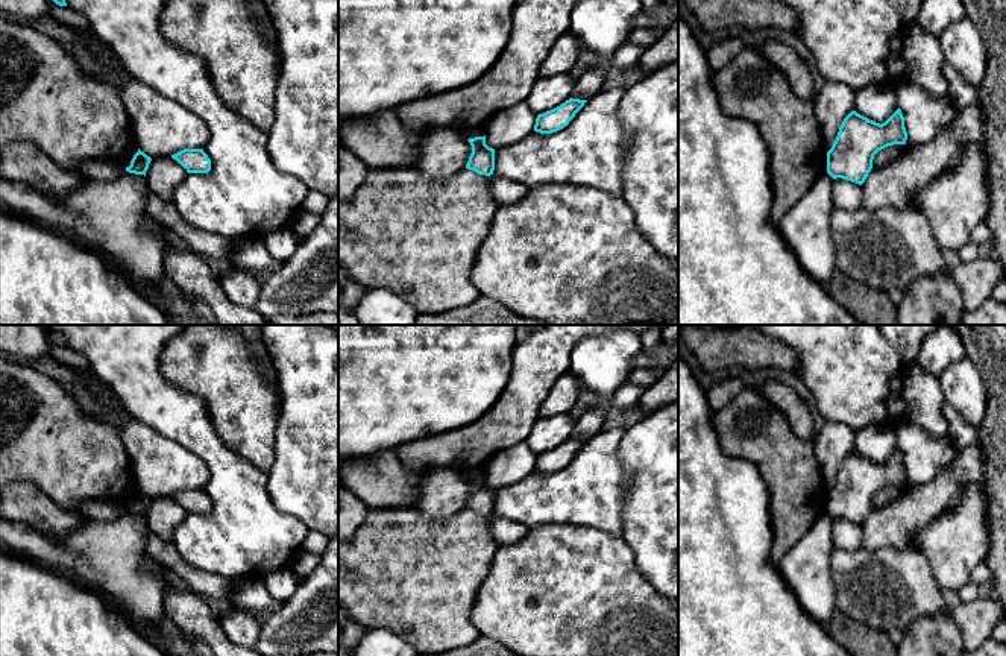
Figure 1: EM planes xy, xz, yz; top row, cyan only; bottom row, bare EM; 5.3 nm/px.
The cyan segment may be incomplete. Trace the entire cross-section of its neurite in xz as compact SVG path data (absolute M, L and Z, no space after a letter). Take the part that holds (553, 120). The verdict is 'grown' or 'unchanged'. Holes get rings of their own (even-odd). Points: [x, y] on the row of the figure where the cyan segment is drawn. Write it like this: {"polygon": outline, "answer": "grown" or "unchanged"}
{"polygon": "M569 99L560 106L539 114L536 118L534 131L540 134L552 134L564 126L575 117L575 114L584 106L587 100Z", "answer": "unchanged"}

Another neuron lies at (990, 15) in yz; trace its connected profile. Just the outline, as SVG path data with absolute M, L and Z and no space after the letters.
M962 0L988 49L988 73L979 90L985 111L991 205L986 223L1006 276L1006 0Z

